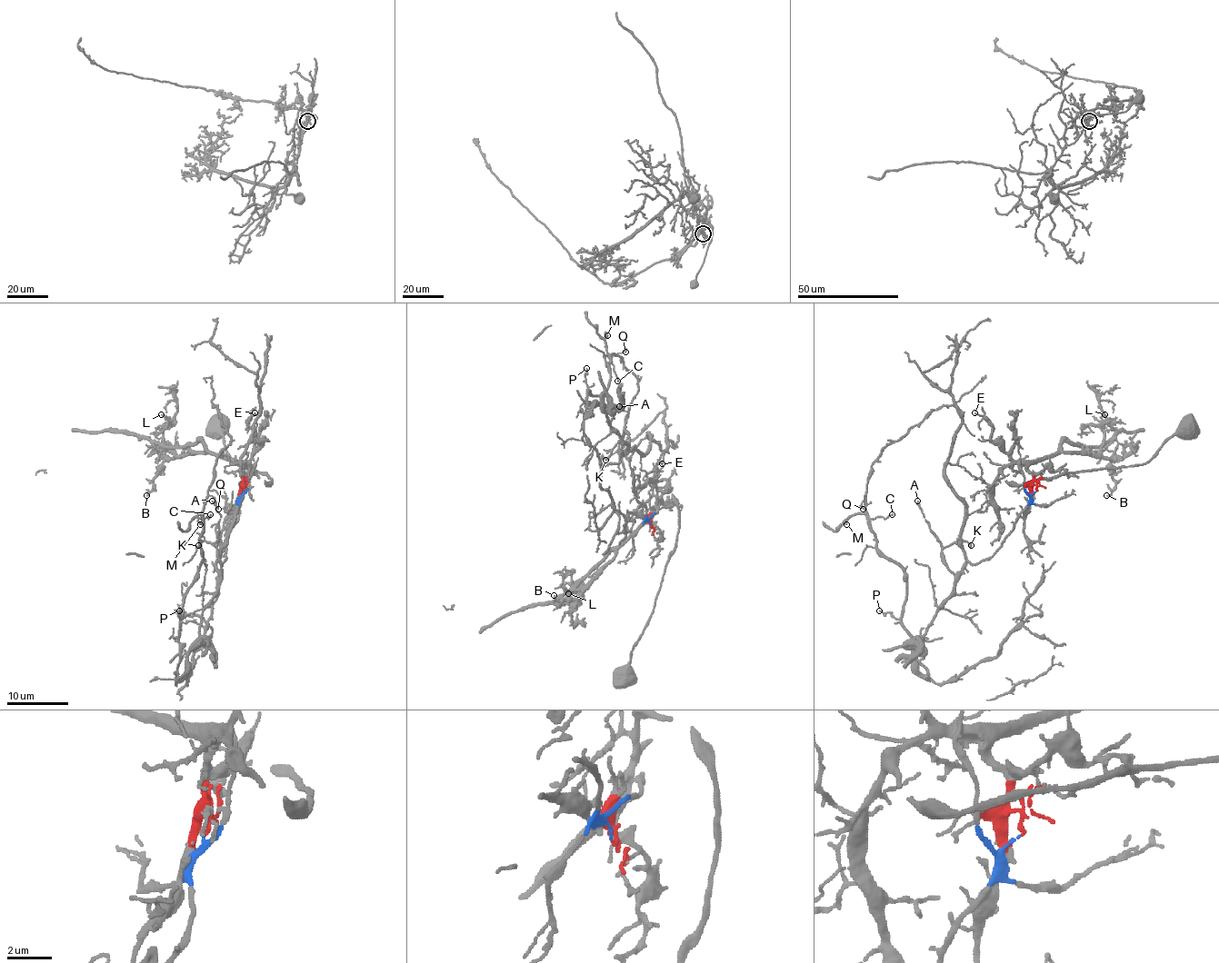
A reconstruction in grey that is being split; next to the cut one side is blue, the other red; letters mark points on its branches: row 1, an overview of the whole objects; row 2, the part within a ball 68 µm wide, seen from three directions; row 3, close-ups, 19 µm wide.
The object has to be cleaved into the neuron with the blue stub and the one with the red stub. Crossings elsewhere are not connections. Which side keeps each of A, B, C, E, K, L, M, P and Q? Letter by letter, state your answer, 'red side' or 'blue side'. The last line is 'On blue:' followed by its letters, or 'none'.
A: blue side
B: red side
C: blue side
E: red side
K: blue side
L: red side
M: blue side
P: blue side
Q: blue side
On blue: A, C, K, M, P, Q

